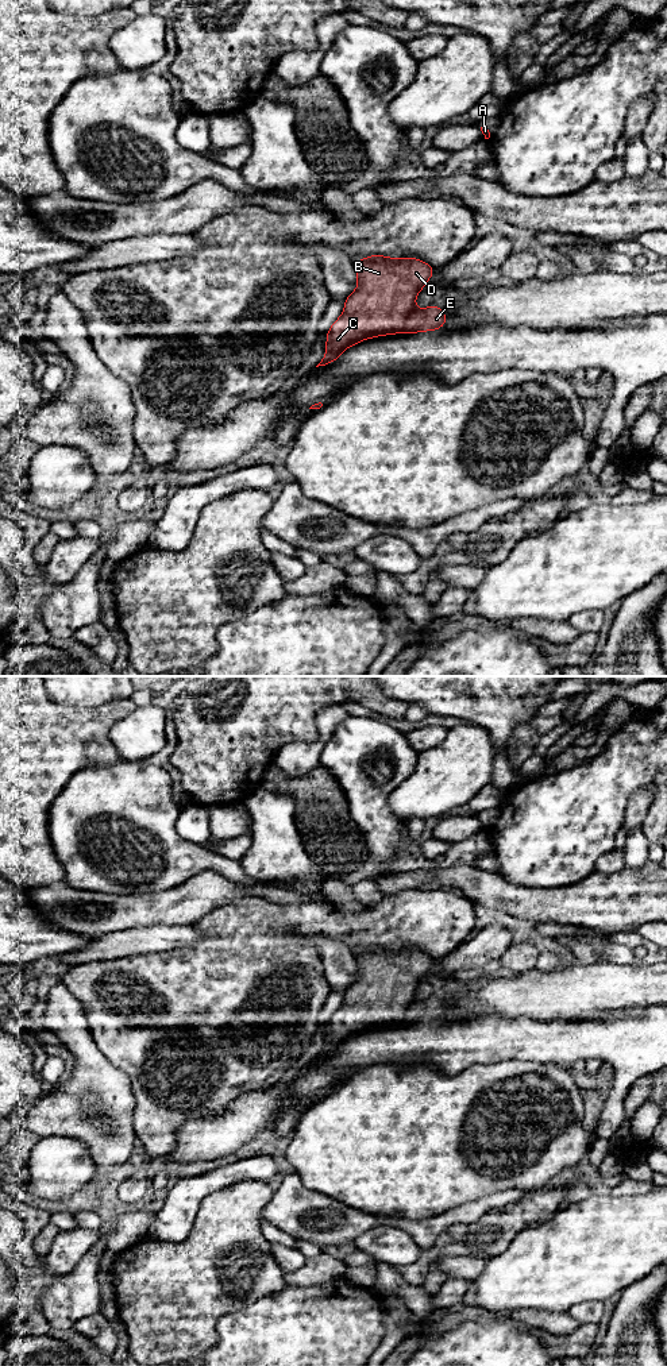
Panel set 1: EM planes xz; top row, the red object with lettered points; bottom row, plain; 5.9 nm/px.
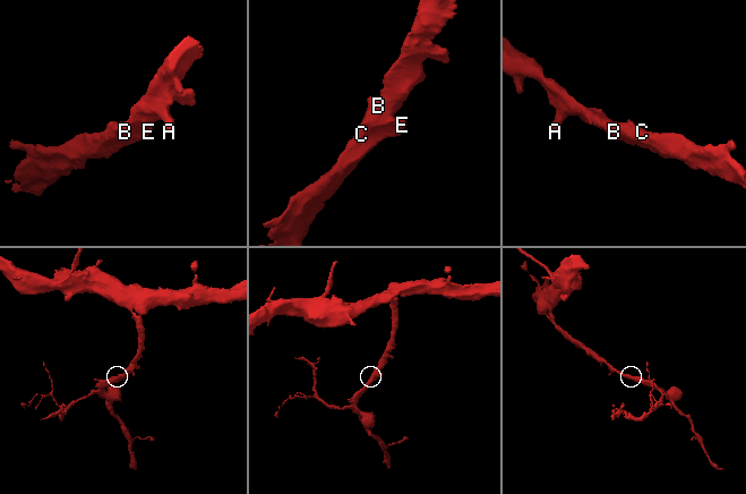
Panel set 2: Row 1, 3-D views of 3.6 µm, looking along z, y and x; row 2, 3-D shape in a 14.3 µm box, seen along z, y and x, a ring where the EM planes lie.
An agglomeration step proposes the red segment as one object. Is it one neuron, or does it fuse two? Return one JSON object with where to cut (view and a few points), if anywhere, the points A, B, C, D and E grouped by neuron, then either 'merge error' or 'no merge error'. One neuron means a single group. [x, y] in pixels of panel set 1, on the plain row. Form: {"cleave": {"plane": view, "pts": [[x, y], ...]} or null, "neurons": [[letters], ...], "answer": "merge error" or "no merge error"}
{"cleave": null, "neurons": [["A", "B", "C", "D", "E"]], "answer": "no merge error"}

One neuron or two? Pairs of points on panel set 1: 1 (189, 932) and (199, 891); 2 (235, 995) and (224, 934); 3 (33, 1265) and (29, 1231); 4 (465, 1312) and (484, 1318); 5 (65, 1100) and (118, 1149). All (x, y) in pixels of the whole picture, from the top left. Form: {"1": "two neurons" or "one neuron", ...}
{"1": "two neurons", "2": "one neuron", "3": "one neuron", "4": "one neuron", "5": "one neuron"}

